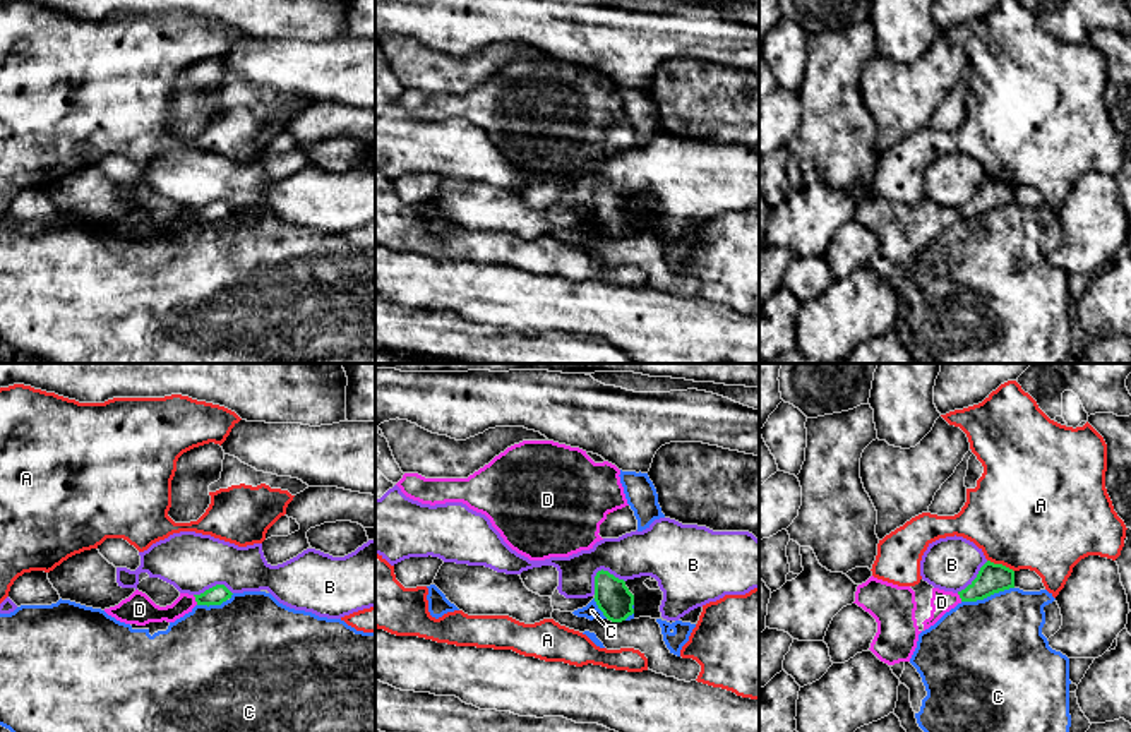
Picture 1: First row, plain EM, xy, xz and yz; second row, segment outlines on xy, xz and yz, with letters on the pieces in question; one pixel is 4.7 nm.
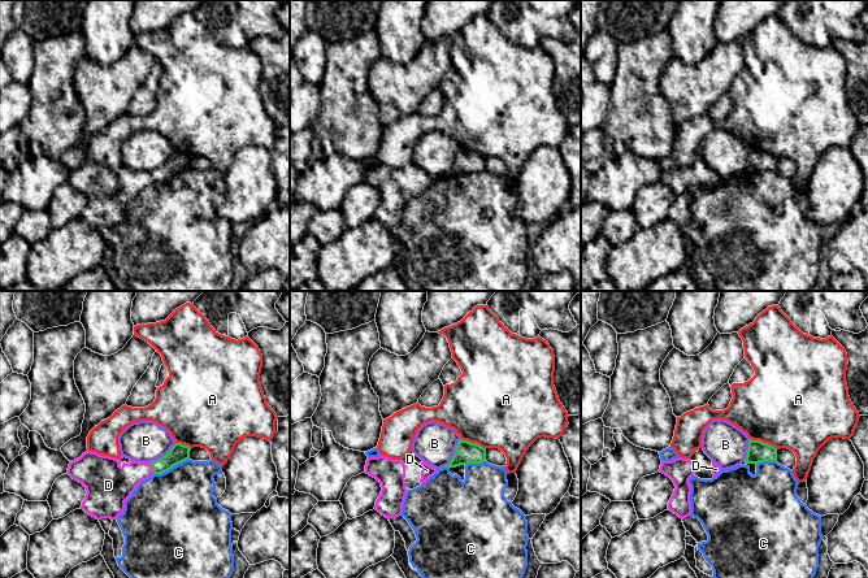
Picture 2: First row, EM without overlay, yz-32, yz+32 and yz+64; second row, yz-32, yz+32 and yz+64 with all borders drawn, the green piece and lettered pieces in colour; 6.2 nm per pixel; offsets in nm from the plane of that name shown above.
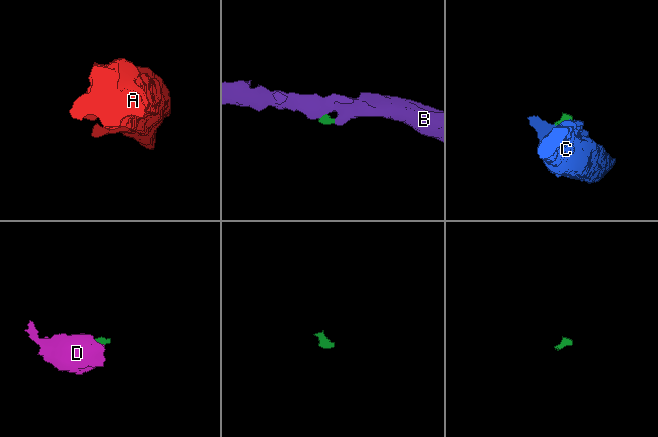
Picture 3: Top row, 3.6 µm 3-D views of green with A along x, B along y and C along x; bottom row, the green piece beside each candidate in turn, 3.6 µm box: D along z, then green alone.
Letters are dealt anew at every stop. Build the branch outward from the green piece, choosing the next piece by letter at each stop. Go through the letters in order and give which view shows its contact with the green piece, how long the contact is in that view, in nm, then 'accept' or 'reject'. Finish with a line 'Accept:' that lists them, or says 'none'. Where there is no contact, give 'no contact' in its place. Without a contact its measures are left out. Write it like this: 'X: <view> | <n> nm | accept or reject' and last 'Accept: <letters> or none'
A: yz | 140 nm | reject
B: xz | 170 nm | reject
C: yz | 260 nm | reject
D: xy | 50 nm | accept
Accept: D

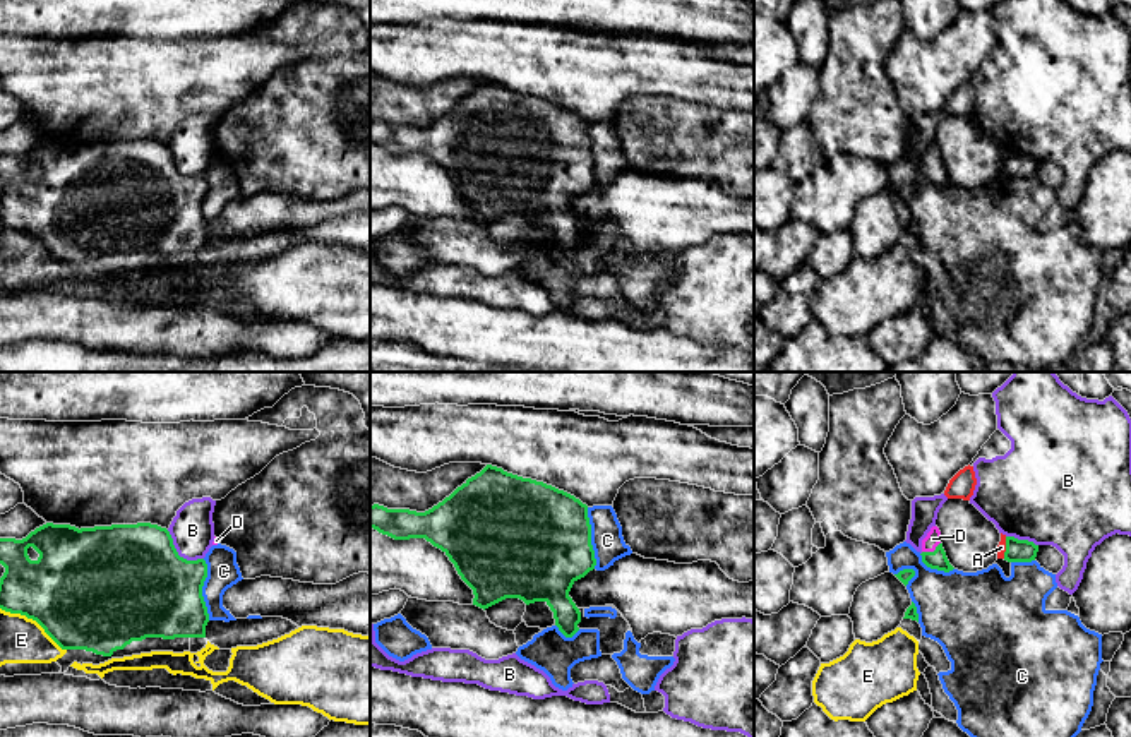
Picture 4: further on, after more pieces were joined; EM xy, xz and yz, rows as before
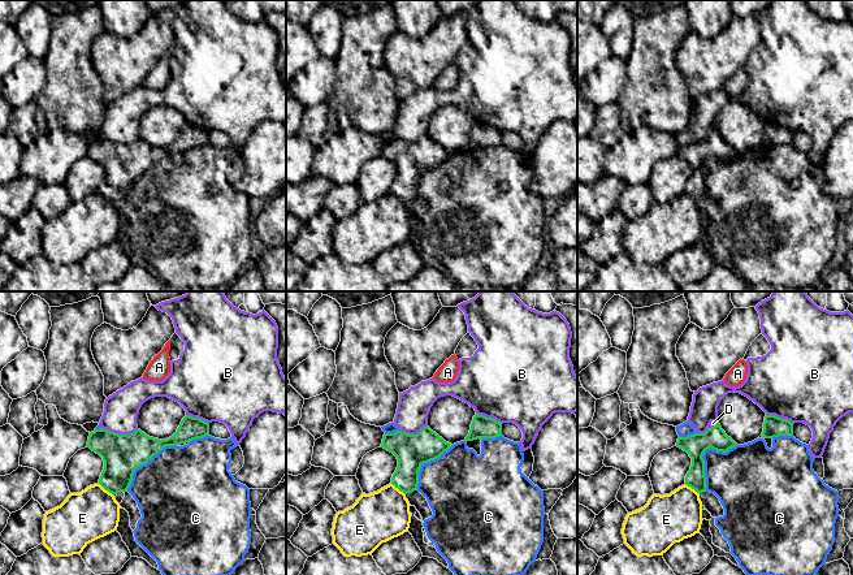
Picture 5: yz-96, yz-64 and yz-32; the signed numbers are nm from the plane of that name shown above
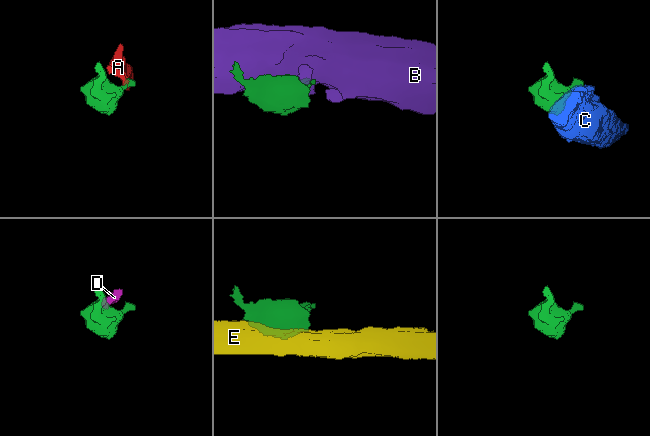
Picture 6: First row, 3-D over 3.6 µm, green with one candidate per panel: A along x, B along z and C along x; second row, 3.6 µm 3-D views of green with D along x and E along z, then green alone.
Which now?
A: yz | 110 nm | reject
B: xy | 220 nm | reject
C: xy | 280 nm | reject
D: yz | 100 nm | accept
E: xy | 380 nm | reject
Accept: D

